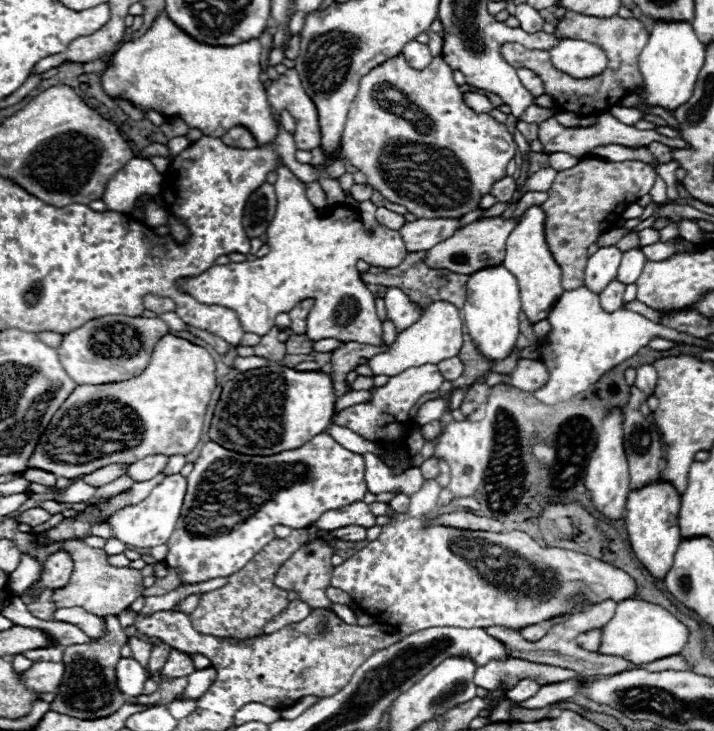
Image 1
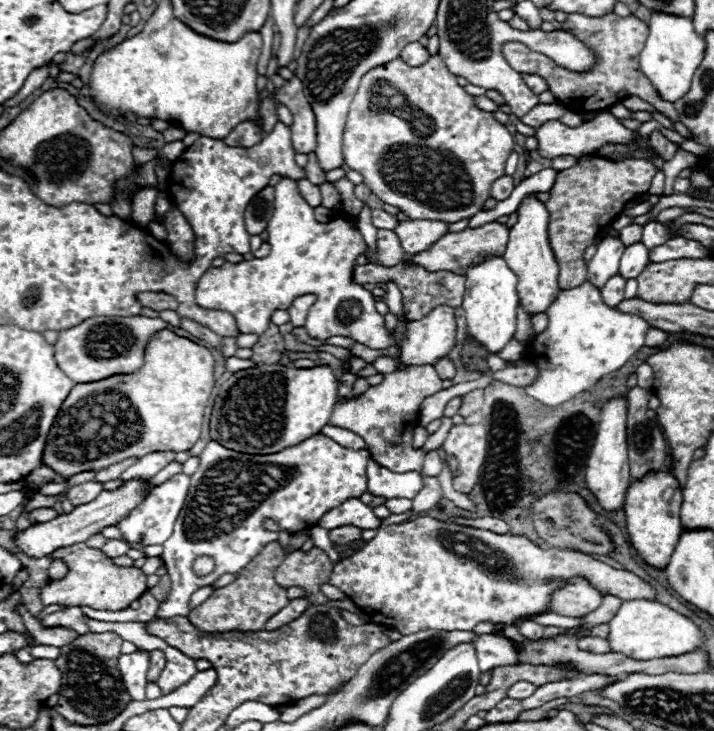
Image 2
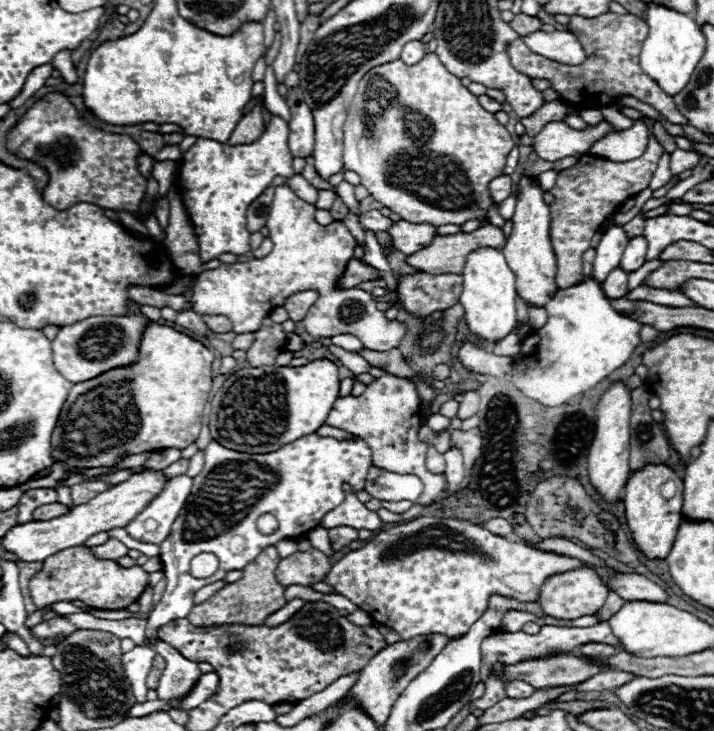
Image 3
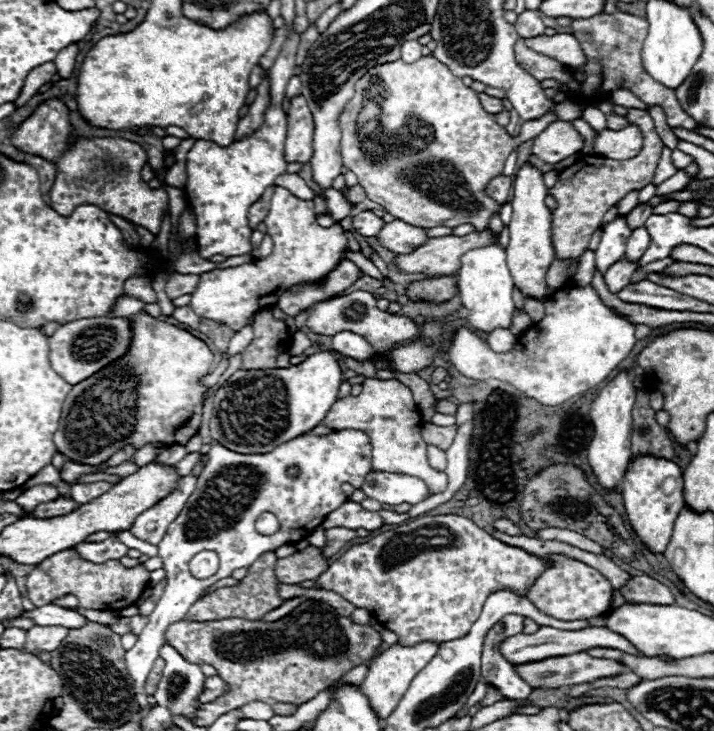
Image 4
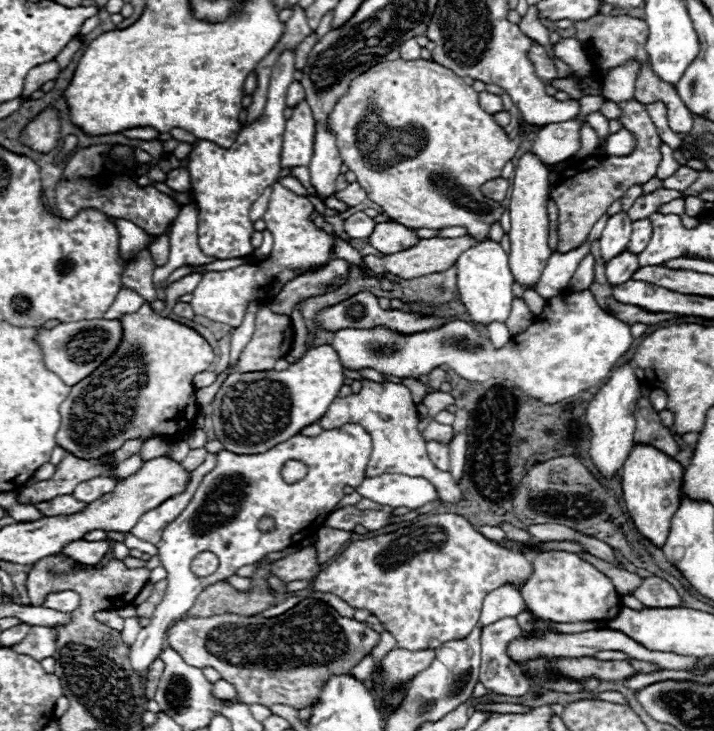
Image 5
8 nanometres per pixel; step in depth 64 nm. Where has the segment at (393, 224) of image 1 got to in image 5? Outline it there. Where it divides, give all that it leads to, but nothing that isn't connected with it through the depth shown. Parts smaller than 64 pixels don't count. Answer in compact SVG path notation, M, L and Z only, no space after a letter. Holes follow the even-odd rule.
M356 212L344 220L344 230L350 238L368 238L372 234L374 226L376 226L376 222L370 216L366 216L364 212Z

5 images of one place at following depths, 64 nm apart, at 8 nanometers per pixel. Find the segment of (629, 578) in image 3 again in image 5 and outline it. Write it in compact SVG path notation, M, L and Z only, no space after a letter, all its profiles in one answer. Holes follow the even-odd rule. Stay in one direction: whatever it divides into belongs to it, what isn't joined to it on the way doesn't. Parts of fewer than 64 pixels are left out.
M658 576L644 578L642 586L634 592L634 596L648 608L678 608L682 606L682 598L672 584Z

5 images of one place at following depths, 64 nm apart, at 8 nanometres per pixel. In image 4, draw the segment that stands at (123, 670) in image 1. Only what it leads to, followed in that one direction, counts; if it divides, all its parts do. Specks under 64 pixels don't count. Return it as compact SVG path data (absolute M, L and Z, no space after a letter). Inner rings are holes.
M338 430L326 436L302 434L268 454L238 454L214 444L208 452L208 466L198 476L198 486L184 506L182 514L168 526L166 536L158 544L158 556L166 570L166 588L156 604L154 612L148 616L148 624L138 634L134 648L126 652L126 666L134 680L136 702L148 713L151 707L147 695L142 692L148 672L152 670L158 650L166 644L166 626L184 620L190 606L200 598L200 594L216 584L218 580L230 576L236 568L254 564L264 552L274 552L284 544L296 544L308 538L344 500L342 484L348 482L360 488L366 474L370 472L370 438L362 430ZM290 464L300 466L302 474L298 478L286 476ZM262 512L272 512L278 518L280 530L272 536L262 536L256 532L254 522ZM202 550L212 550L220 556L220 568L214 576L198 580L190 574L188 564L192 556Z

